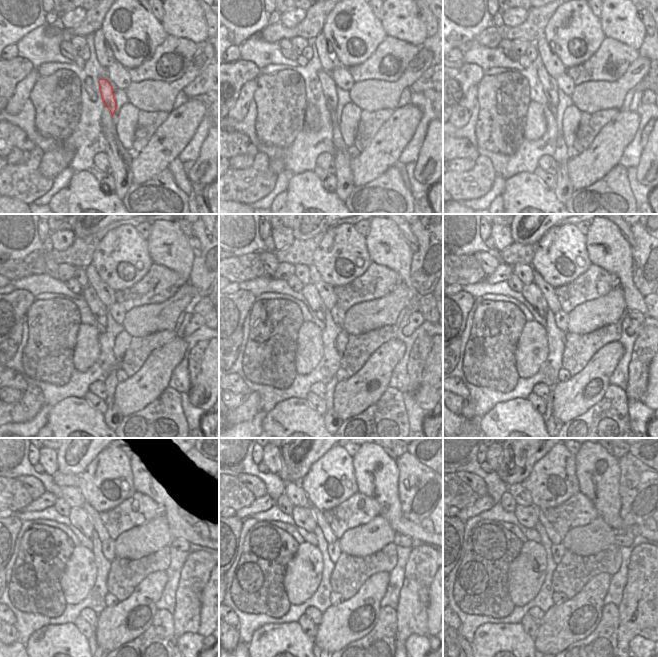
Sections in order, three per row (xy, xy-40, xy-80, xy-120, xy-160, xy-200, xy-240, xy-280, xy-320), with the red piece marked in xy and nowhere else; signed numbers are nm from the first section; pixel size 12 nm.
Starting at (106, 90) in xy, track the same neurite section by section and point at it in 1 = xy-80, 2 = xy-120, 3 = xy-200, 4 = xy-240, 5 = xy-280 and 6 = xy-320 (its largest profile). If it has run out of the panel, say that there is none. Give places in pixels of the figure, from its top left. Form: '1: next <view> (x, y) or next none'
1: next xy-80 (549, 84)
2: next xy-120 (98, 309)
3: next xy-200 (532, 294)
4: next xy-240 (78, 516)
5: next xy-280 (303, 516)
6: next xy-320 (527, 516)

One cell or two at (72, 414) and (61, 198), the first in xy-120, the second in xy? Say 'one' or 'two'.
two

